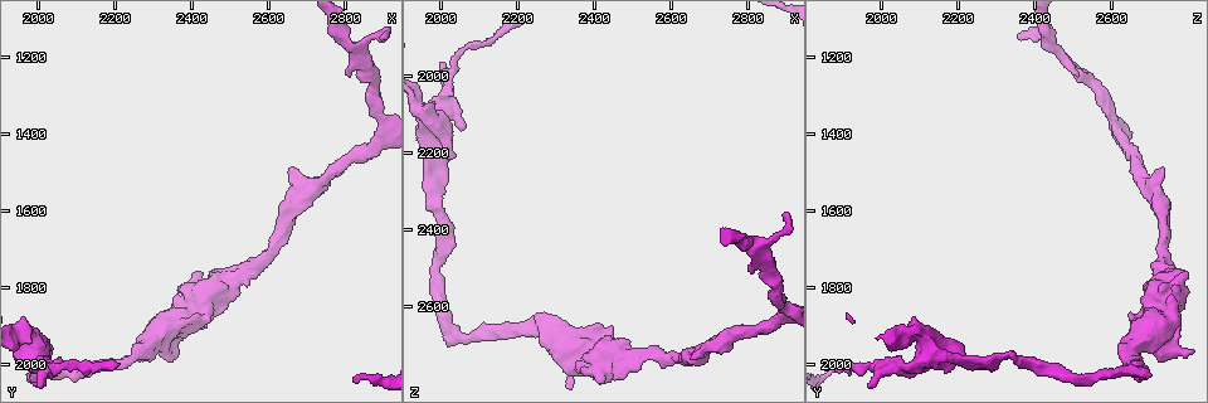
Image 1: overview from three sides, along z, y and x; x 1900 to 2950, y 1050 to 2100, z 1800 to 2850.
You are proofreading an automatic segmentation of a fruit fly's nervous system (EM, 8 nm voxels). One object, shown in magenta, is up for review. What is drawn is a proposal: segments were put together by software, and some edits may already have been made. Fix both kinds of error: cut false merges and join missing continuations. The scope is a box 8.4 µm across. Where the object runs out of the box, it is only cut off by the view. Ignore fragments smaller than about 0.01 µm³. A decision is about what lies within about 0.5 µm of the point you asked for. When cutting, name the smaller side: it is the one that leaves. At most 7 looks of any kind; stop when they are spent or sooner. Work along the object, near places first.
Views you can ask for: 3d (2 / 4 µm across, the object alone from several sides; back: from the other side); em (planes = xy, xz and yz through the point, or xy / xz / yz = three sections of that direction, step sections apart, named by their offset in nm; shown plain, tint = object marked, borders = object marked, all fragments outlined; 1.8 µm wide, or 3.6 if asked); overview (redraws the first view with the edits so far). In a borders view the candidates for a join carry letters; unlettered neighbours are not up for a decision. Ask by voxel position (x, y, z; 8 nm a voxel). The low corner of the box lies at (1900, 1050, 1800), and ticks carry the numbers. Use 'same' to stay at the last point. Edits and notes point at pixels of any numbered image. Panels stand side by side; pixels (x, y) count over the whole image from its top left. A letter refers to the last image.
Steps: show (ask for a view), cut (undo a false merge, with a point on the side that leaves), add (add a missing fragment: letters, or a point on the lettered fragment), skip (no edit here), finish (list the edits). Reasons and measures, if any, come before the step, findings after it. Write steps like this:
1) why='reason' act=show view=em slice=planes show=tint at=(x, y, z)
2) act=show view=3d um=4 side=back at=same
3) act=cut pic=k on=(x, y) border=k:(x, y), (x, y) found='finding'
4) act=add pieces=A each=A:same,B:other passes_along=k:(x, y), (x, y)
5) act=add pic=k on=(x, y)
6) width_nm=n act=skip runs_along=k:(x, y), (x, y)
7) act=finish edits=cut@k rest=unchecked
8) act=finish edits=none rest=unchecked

why='free end' act=show view=em um=3.6 slice=yz step=4 show=tint at=(2655, 1490, 2730)

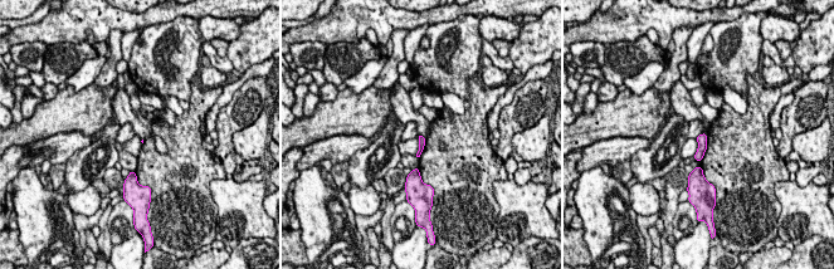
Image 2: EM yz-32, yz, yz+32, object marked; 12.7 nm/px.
why='another direction' act=show view=em um=3.6 slice=planes show=tint at=same

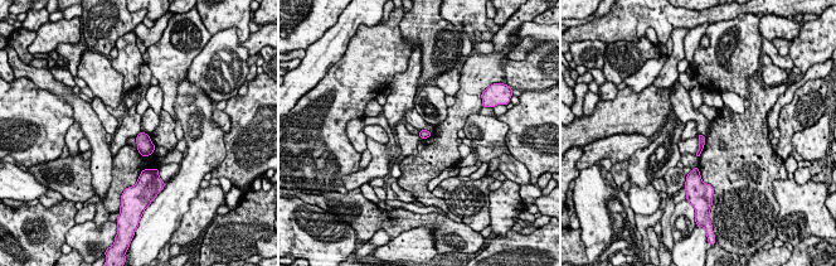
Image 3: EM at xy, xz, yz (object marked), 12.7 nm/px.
why='what lies round it' act=show view=em um=3.6 slice=planes show=borders at=same

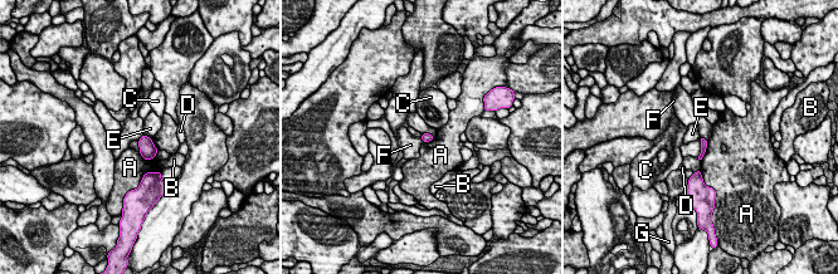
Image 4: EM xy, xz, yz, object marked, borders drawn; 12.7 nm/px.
longest_contact=A:300nm act=skip each=A:other,B:other,C:other,D:other,E:other,F:other,G:other border=4:(701, 136), (707, 141) found='no lettered fragment goes on from it'

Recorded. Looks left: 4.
why='stops while still wide' act=show view=em um=3.6 slice=planes show=borders at=(2355, 1995, 2745)

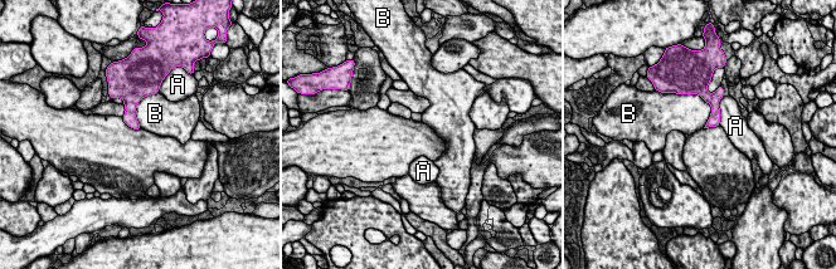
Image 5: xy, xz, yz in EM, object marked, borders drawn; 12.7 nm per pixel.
act=skip each=A:other,B:other found='no lettered fragment goes on from it'

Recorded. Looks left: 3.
why='side arm on a straight run' act=show view=em um=3.6 slice=planes show=borders at=(2815, 1180, 2455)

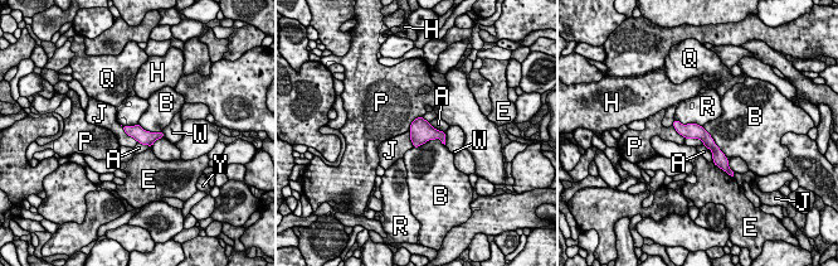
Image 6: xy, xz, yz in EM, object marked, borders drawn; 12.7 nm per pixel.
width_nm=190 act=skip each=A:other,B:other,E:other,H:other,J:other,P:other,Q:other,R:other,W:other,Y:other border=6:(685, 138), (697, 138), (705, 145) found='one cell here'

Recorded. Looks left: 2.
act=finish edits=none rest=unchecked

